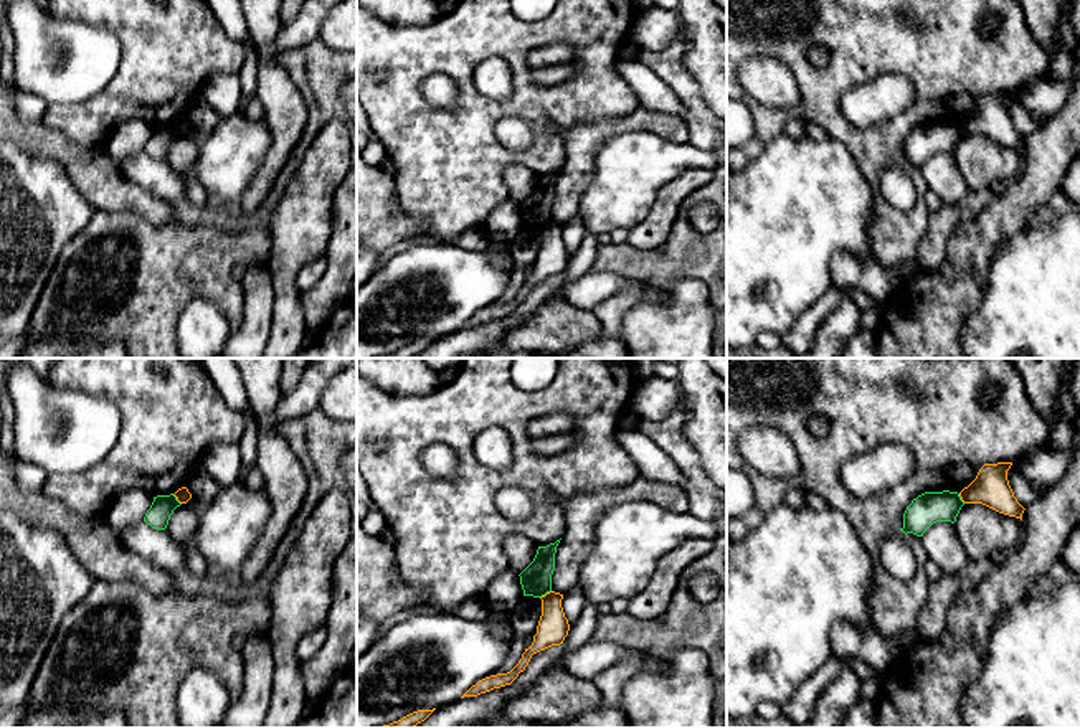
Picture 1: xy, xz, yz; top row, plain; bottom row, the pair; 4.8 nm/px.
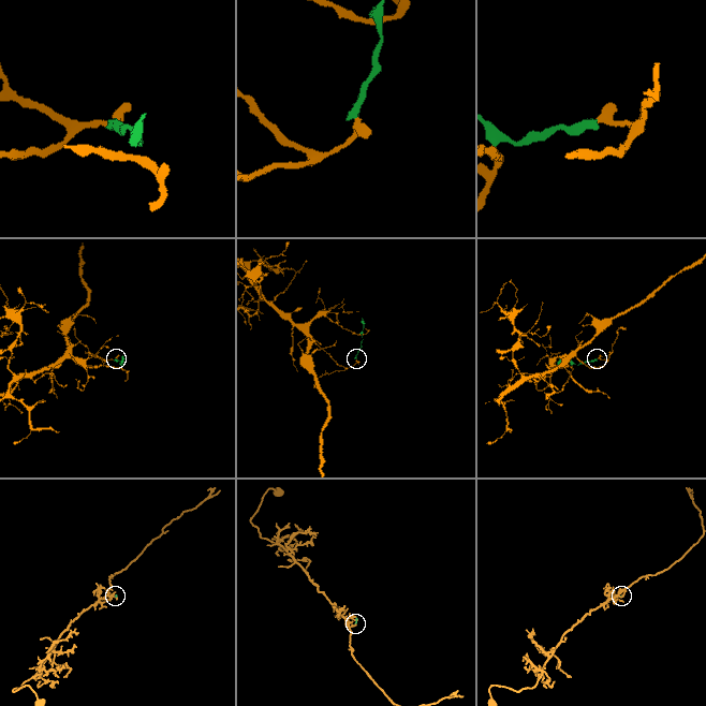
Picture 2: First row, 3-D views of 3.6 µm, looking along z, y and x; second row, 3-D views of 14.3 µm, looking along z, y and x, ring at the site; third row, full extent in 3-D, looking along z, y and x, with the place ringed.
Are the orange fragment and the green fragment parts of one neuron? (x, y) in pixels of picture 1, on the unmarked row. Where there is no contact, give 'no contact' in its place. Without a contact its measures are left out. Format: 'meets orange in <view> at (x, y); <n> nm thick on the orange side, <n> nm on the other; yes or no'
meets orange in xz at (547, 223); 150 nm thick on the orange side, 150 nm on the other; no

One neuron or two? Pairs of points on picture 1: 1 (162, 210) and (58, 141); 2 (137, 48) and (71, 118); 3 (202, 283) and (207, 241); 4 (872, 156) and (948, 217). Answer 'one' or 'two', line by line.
1: one
2: one
3: one
4: two

